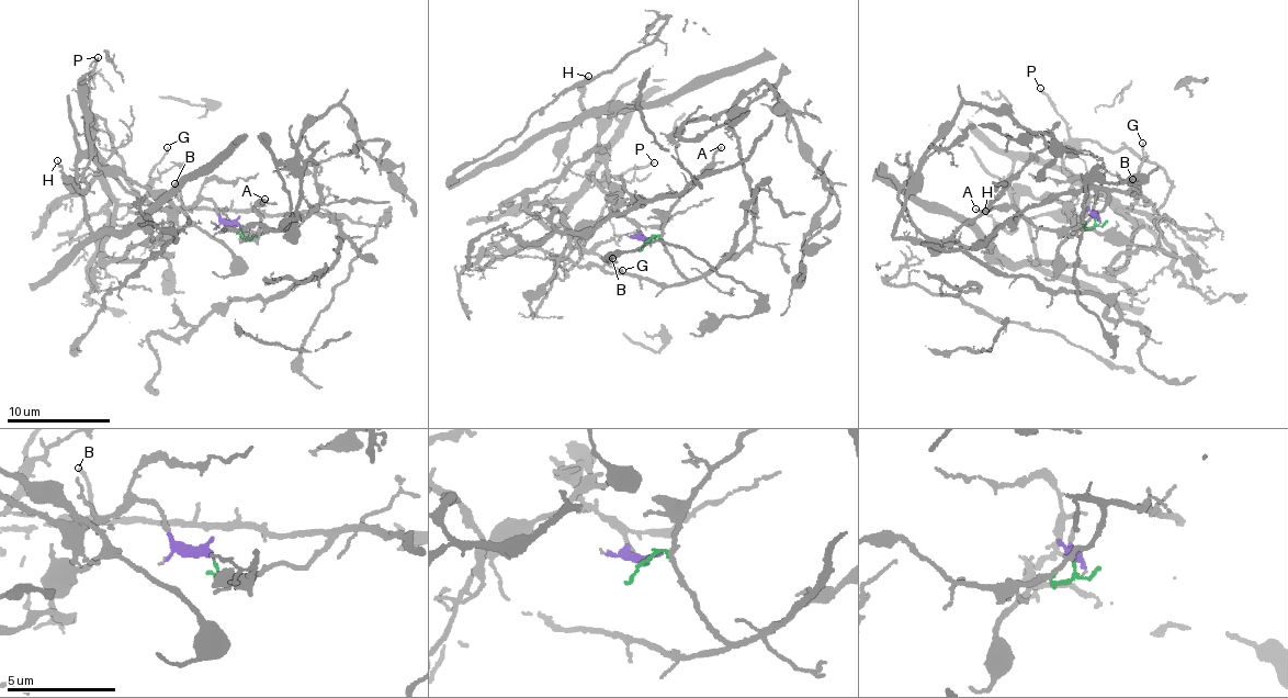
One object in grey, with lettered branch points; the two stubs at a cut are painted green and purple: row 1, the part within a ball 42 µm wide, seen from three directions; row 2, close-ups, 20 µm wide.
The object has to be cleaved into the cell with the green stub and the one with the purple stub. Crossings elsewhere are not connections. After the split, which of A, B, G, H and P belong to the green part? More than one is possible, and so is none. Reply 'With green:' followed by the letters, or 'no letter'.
With green: A, B, P

